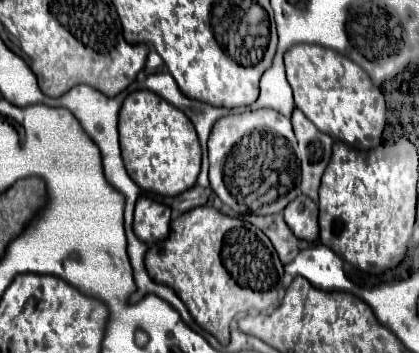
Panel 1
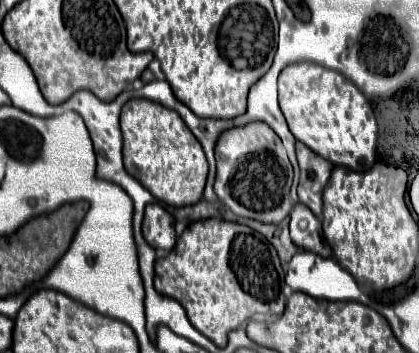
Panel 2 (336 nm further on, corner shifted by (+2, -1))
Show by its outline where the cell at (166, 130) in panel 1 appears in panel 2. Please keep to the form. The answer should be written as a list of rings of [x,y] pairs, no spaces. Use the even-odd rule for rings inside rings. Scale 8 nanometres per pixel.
[[[131,99],[123,105],[121,111],[121,131],[125,169],[143,187],[147,187],[155,199],[173,207],[195,205],[201,201],[209,165],[201,143],[183,123],[177,111],[167,109],[155,101]]]

